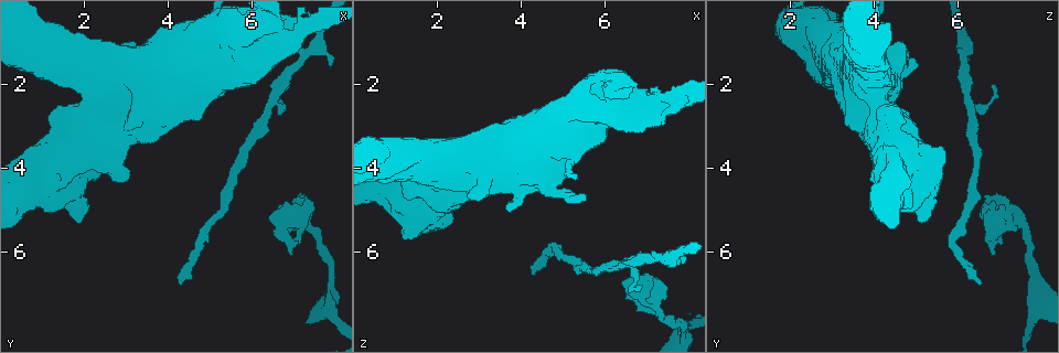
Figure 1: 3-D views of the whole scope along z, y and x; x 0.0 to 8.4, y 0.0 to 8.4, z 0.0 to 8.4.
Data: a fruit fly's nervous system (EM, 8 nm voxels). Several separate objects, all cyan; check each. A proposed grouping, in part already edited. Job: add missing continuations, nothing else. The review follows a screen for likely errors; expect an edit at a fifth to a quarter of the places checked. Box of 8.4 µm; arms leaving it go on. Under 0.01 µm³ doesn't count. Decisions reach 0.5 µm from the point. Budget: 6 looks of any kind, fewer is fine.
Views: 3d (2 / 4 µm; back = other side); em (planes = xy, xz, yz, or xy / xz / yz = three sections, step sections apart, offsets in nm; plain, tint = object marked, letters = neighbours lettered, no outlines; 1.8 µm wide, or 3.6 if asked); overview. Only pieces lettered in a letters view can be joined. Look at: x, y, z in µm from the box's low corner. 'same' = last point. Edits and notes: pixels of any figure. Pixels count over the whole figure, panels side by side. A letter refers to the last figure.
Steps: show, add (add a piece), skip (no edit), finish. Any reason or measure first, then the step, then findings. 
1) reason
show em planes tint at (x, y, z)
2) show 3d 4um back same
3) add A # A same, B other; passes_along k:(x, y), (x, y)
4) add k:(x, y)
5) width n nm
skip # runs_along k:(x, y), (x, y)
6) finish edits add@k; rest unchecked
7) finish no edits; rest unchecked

abrupt turn
show 3d 2um at (7.00, 5.15, 7.05)

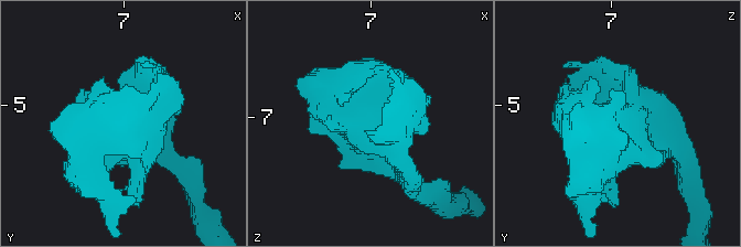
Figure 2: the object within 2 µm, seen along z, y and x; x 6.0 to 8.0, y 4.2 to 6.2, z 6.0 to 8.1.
need the tissue
show em xy step 8 plain at (7.02, 5.16, 7.08)

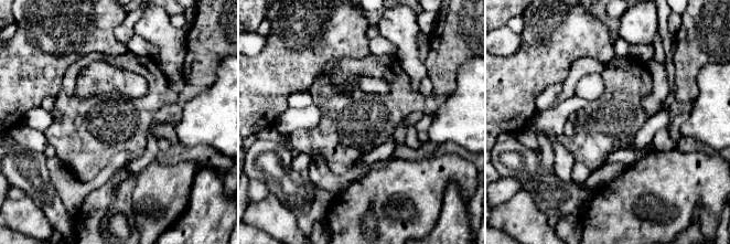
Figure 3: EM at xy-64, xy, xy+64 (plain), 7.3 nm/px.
show em xy step 8 letters same

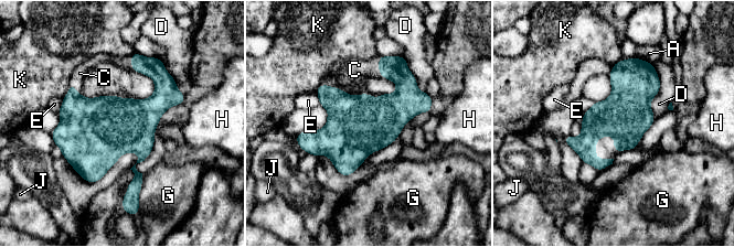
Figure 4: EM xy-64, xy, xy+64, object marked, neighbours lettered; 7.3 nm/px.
width 380 nm
add C # A other, C same, D other, E other, G other, H other, J other, K other; the cell continues

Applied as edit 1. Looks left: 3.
calibre changes
show em yz step 4 tint at (7.95, 6.75, 7.90)

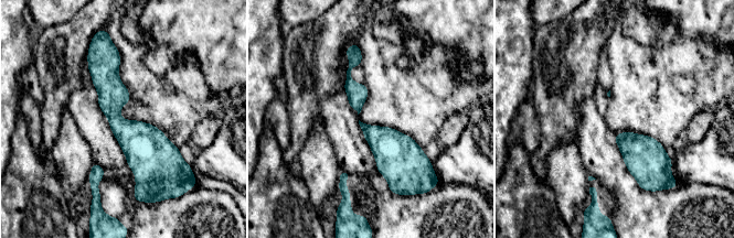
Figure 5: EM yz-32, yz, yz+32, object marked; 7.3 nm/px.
another direction
show em planes letters same

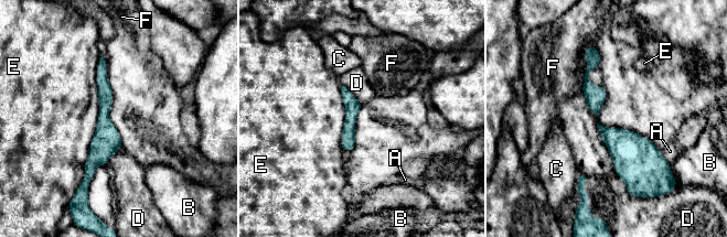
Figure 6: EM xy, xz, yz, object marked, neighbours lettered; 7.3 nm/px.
skip # A other, B other, C other, D other, E other, F other; border 6:(596, 122), (613, 170), (628, 192); none of them fits

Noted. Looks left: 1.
finish edits add@4; rest unchecked

